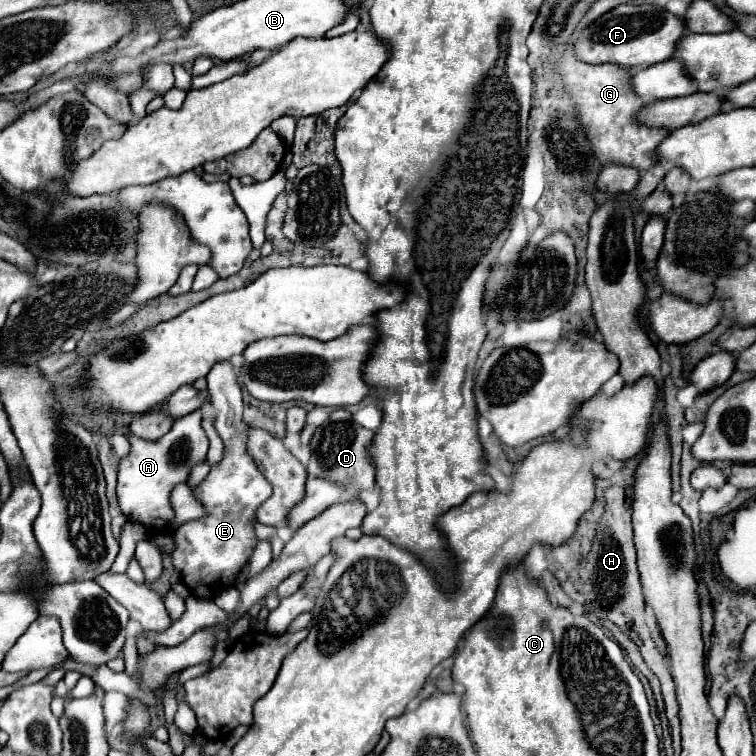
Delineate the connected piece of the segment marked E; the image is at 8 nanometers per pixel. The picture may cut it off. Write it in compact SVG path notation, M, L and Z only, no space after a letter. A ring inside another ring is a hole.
M218 362L206 376L210 402L216 408L216 432L224 442L222 460L210 470L208 478L200 486L194 486L192 492L206 508L206 516L182 524L174 532L174 550L170 554L174 570L180 574L180 580L190 588L198 598L216 598L220 592L236 586L236 578L242 572L242 566L250 560L258 538L254 532L256 506L268 500L272 494L270 482L256 468L252 458L248 458L244 430L248 426L242 420L242 392L232 374L230 362Z

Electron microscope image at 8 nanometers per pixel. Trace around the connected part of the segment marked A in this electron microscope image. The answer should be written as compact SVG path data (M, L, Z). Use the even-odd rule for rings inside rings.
M200 410L188 416L182 416L174 420L174 426L166 436L154 442L132 438L130 432L126 432L132 444L132 450L130 450L130 456L120 462L116 498L124 516L130 518L132 522L144 524L150 530L148 532L150 536L164 532L172 520L172 508L170 508L172 488L178 482L186 482L190 468L196 462L202 462L206 458L208 438L200 426L200 420L202 420Z

